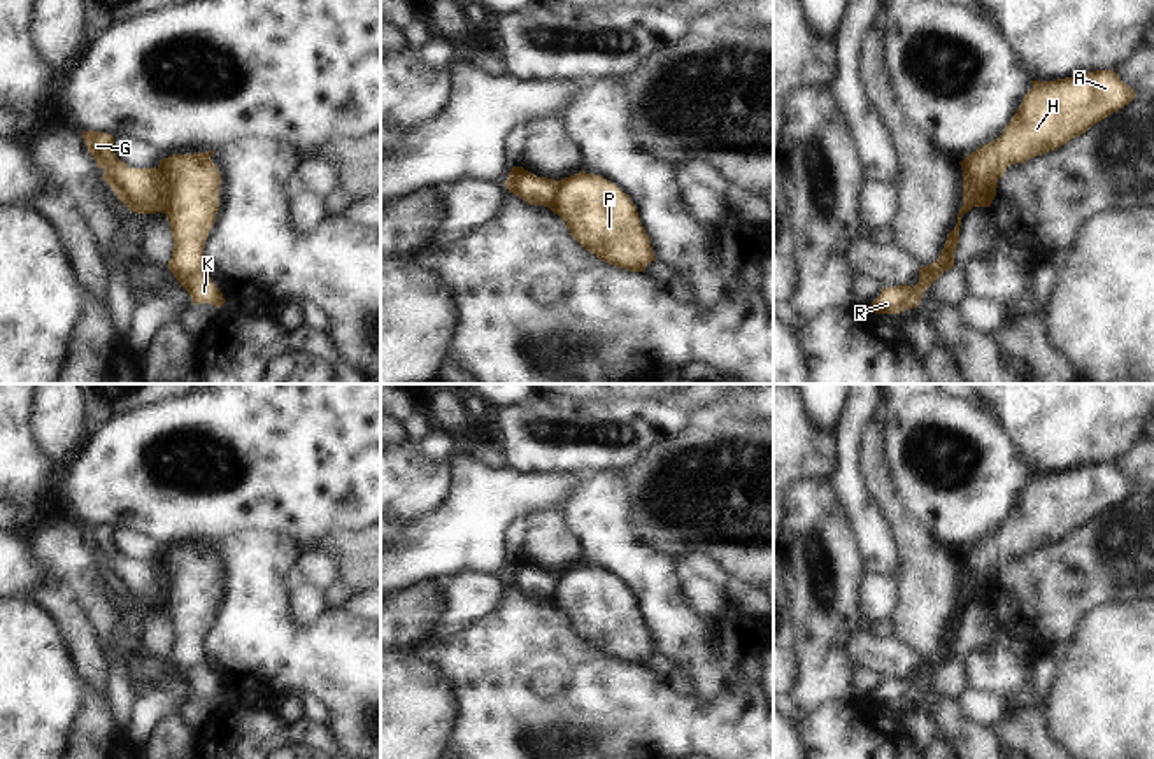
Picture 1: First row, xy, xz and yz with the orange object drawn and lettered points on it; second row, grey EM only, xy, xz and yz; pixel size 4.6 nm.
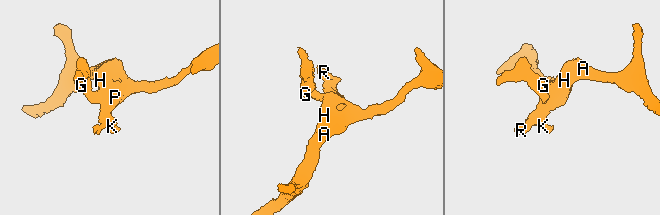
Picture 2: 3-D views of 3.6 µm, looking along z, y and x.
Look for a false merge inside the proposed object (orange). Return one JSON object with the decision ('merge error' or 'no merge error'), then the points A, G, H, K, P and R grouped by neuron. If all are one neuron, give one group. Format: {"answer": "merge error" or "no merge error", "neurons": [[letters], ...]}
{"answer": "merge error", "neurons": [["A", "H", "K", "P", "R"], ["G"]]}

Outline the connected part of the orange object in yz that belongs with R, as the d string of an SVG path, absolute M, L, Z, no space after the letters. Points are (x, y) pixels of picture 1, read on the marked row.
M1094 70L1058 81L1031 81L1031 84L1003 133L959 161L963 188L970 191L972 200L968 203L963 200L958 223L947 235L938 259L921 266L915 286L882 287L870 305L875 314L915 309L924 291L954 266L961 217L973 207L991 207L998 179L1008 165L1026 163L1029 158L1065 145L1136 96L1114 70Z

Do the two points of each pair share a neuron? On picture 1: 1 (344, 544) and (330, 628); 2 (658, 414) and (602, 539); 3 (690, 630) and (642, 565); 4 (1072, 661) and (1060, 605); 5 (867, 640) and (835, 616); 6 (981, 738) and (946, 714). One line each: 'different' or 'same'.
1: different
2: different
3: same
4: different
5: different
6: same

